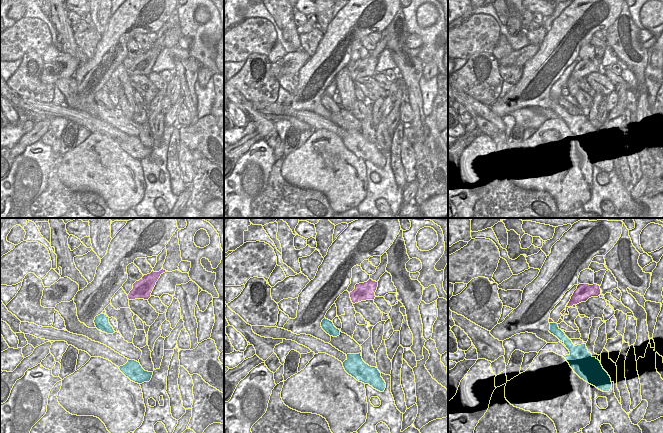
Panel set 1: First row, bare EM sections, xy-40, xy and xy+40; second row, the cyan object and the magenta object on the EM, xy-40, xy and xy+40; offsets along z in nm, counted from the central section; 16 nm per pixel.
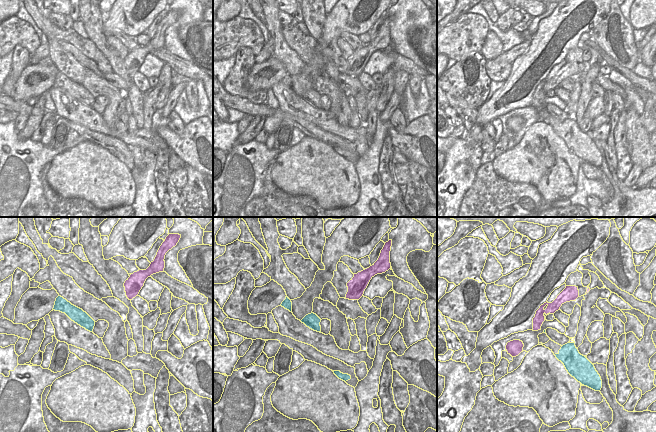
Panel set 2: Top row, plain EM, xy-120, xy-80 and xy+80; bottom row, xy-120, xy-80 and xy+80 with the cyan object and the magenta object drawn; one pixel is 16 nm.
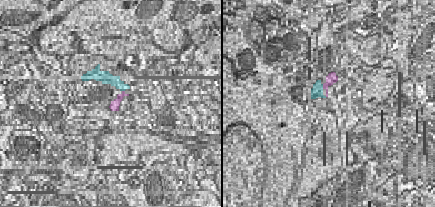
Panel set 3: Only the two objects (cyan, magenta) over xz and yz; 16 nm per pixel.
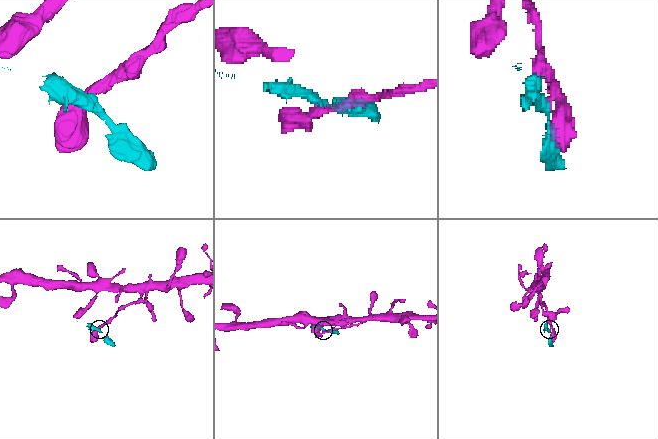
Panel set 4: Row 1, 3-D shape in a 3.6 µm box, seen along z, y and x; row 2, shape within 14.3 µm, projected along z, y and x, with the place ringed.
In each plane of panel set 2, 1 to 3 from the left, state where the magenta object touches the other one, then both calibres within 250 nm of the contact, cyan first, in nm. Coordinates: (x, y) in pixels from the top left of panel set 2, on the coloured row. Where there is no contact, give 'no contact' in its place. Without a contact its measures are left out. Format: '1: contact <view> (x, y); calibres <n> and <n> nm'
1: no contact
2: no contact
3: no contact

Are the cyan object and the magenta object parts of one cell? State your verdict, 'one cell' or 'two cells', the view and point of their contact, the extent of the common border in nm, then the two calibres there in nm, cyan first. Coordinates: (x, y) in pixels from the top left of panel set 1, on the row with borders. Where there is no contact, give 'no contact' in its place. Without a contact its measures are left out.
two cells | xy+40 (552, 323) | 70 nm | 160/60 nm

